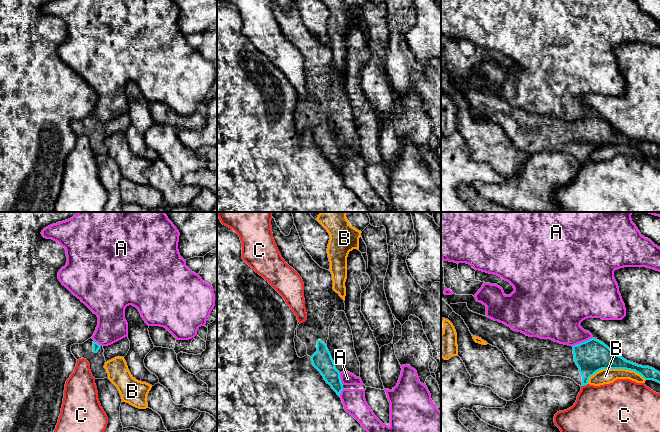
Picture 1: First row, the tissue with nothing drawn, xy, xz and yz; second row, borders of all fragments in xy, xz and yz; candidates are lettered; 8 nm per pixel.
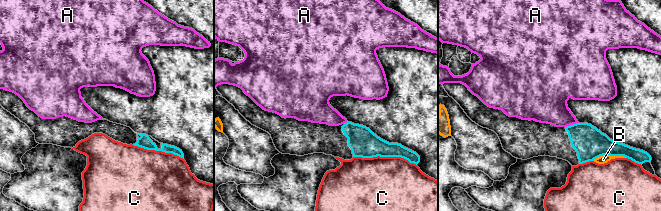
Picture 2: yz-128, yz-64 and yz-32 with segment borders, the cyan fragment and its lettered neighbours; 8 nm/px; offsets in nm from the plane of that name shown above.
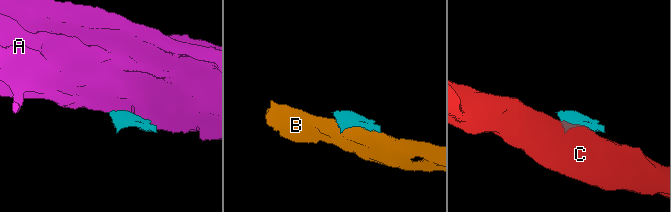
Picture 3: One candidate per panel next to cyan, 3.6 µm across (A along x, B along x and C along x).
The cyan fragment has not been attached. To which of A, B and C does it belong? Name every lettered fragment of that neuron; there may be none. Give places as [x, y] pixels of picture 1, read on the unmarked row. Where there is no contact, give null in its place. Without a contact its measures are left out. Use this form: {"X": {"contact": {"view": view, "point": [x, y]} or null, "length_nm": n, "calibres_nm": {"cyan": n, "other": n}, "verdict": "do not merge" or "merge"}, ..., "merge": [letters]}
{"A": {"contact": {"view": "yz", "point": [582, 118]}, "length_nm": 180, "calibres_nm": {"cyan": 260, "other": 320}, "verdict": "do not merge"}, "B": {"contact": {"view": "yz", "point": [614, 144]}, "length_nm": 480, "calibres_nm": {"cyan": 260, "other": 130}, "verdict": "do not merge"}, "C": {"contact": {"view": "yz", "point": [584, 161]}, "length_nm": 50, "calibres_nm": {"cyan": 260, "other": 420}, "verdict": "do not merge"}, "merge": []}

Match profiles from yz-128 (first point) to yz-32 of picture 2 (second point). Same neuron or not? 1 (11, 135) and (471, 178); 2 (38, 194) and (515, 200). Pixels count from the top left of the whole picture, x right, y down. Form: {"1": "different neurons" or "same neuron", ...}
{"1": "different neurons", "2": "same neuron"}

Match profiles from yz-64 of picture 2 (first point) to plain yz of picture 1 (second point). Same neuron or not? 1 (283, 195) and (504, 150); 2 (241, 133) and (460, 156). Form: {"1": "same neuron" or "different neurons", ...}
{"1": "different neurons", "2": "different neurons"}

